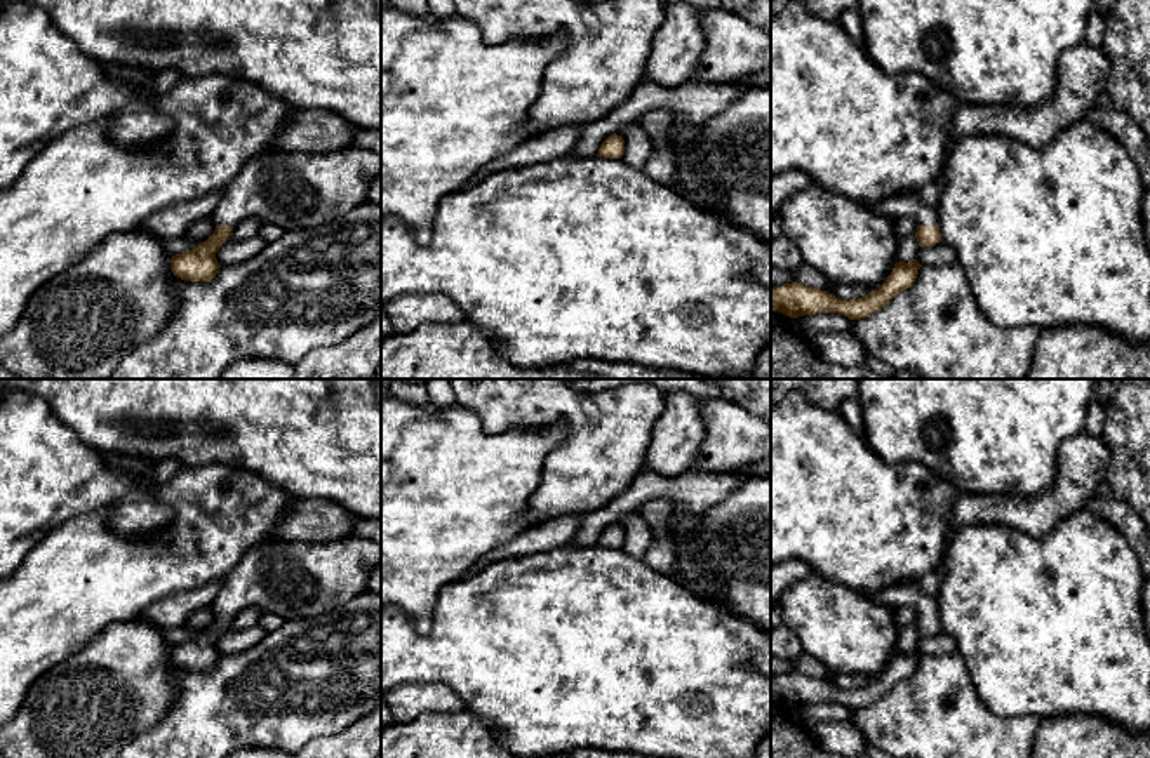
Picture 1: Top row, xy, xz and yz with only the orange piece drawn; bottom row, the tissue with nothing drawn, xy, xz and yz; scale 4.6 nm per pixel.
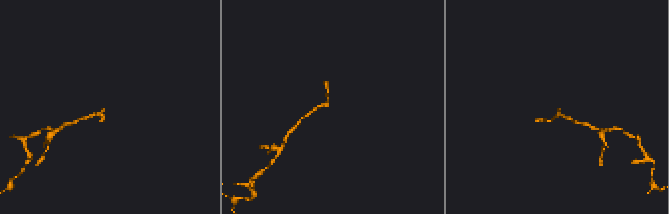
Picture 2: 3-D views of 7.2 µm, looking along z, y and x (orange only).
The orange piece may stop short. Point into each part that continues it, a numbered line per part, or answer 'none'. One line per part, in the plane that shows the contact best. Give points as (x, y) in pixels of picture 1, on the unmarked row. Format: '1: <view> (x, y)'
1: yz (910, 595)

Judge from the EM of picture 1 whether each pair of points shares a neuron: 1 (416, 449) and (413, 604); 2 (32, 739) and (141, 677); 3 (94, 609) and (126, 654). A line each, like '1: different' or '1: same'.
1: same
2: same
3: different

